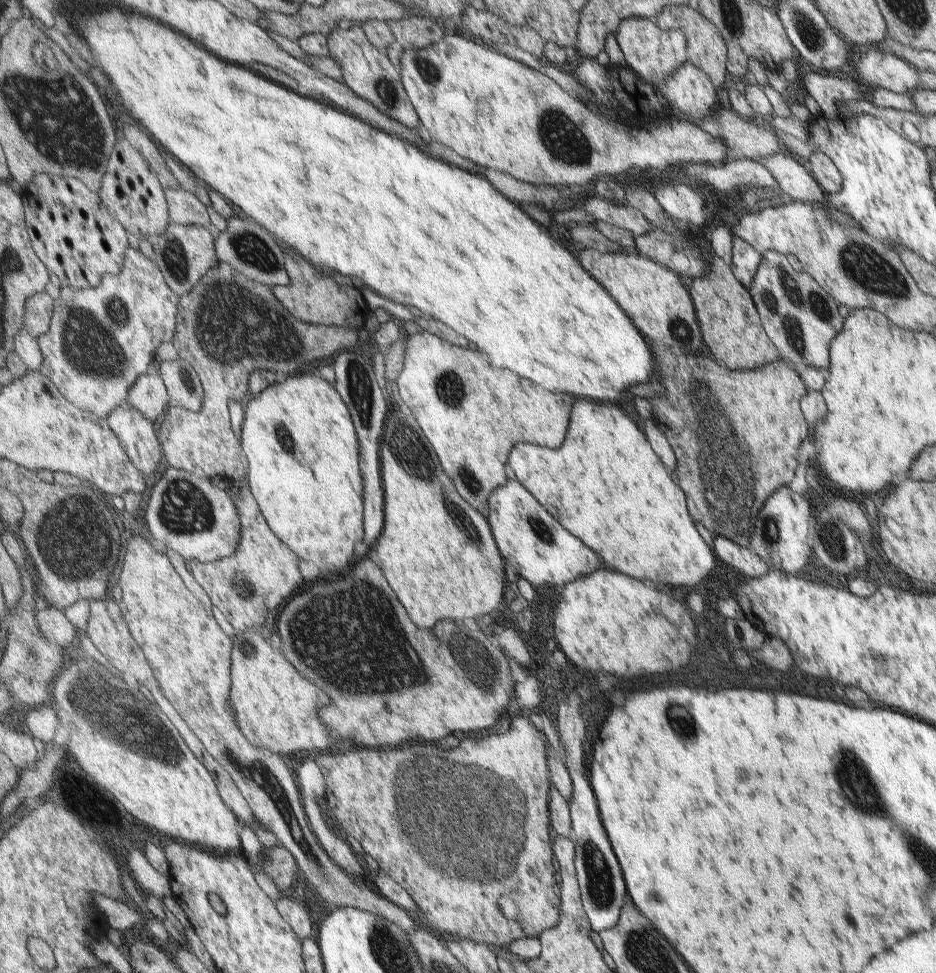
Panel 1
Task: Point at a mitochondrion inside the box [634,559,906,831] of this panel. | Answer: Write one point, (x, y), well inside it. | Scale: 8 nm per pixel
(679, 716)

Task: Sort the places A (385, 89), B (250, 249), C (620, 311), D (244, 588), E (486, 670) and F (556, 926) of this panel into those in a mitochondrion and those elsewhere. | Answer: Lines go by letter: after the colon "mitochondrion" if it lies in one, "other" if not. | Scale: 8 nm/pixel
A: mitochondrion
B: mitochondrion
C: other
D: mitochondrion
E: mitochondrion
F: other

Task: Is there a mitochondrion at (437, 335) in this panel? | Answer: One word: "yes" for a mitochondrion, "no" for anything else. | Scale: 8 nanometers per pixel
no

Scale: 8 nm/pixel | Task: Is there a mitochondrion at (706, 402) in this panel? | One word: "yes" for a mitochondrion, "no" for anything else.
yes

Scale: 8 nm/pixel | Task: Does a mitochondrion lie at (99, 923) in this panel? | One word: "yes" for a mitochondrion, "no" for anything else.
no

